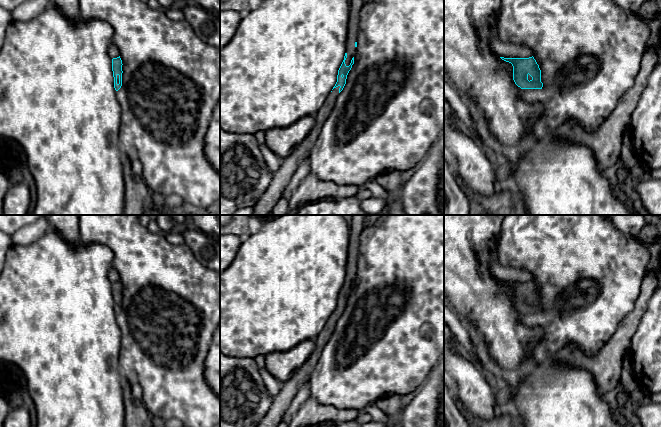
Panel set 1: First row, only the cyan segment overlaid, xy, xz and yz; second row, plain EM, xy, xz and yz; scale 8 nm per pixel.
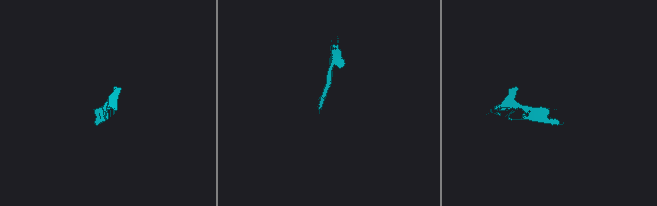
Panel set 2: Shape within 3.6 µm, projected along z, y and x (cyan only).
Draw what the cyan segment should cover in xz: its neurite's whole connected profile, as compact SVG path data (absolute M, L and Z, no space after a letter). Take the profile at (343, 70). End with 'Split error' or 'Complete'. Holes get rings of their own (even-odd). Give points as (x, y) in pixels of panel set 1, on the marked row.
M350 0L346 53L338 70L337 82L327 96L321 109L314 116L315 124L308 136L294 149L289 157L283 160L281 167L274 173L267 190L253 206L253 215L271 215L273 207L278 202L279 198L282 197L282 192L290 182L295 171L303 160L309 158L322 127L332 112L336 100L346 84L347 75L354 64L360 10L366 2L367 0Z. Split error

